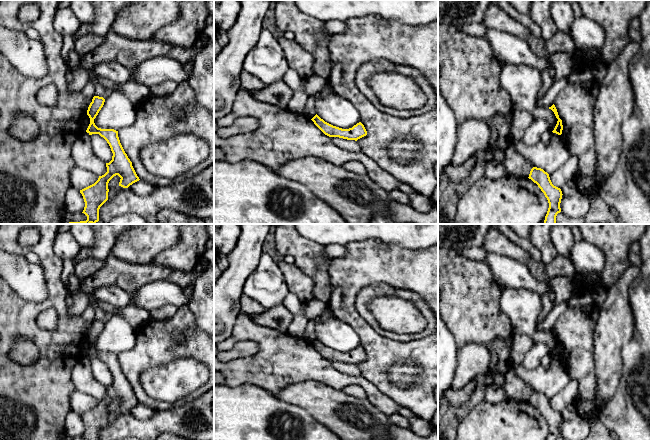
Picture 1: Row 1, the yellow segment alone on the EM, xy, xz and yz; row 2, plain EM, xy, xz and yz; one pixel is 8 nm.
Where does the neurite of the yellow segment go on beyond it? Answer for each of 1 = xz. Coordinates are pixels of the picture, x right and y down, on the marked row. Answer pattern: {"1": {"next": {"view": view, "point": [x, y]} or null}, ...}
{"1": {"next": null}}

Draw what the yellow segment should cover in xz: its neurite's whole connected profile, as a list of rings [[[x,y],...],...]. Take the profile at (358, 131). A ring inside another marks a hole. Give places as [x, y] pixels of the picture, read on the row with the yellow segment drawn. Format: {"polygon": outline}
{"polygon": [[[317,114],[311,120],[325,135],[329,137],[339,137],[357,141],[367,135],[367,131],[361,122],[357,123],[352,128],[342,129],[325,122]]]}

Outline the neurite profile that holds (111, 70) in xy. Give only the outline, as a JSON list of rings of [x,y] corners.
[[[106,61],[95,66],[96,75],[111,80],[114,83],[122,84],[130,80],[131,70],[115,61]]]

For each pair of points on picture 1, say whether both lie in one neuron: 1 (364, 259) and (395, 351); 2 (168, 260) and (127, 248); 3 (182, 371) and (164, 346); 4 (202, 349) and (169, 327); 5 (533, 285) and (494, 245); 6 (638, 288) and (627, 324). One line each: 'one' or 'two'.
1: one
2: two
3: two
4: one
5: two
6: two

